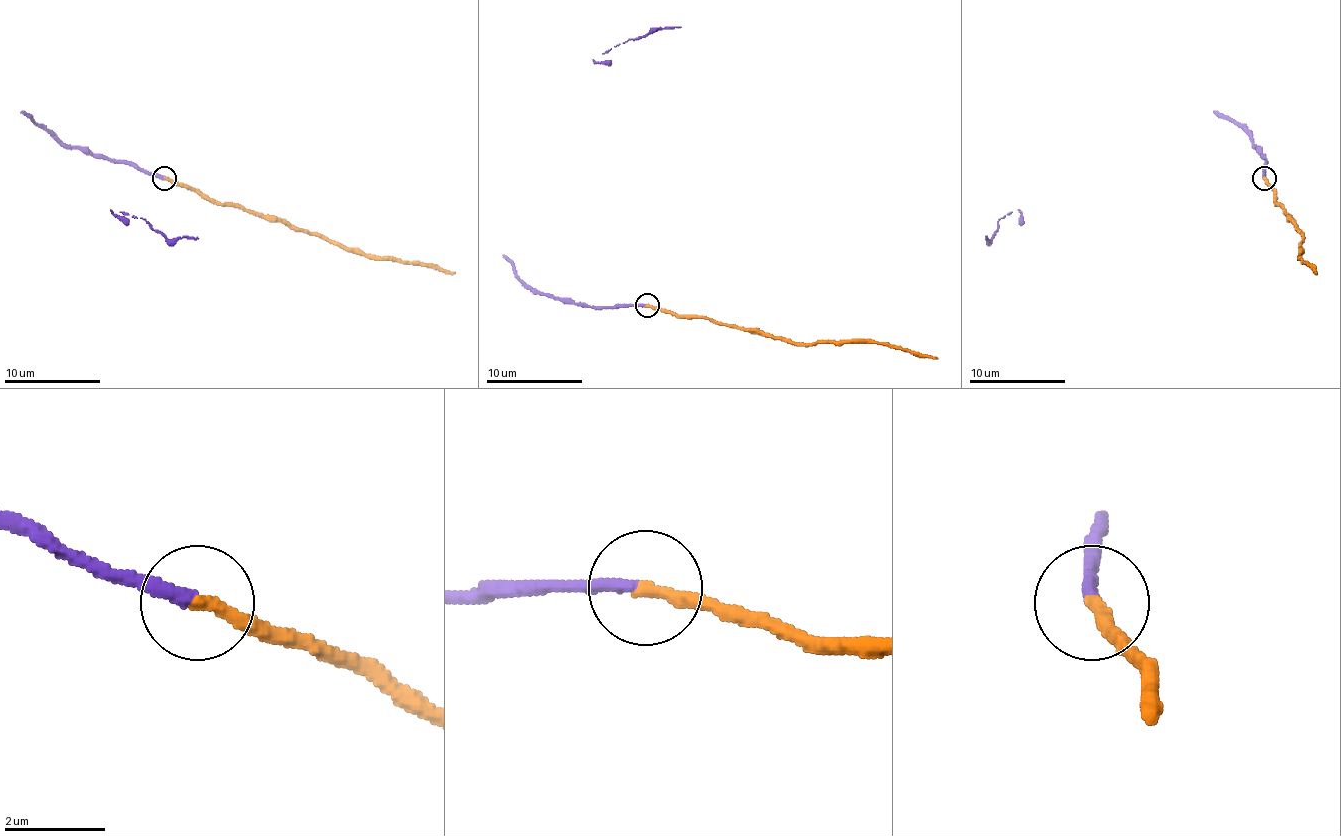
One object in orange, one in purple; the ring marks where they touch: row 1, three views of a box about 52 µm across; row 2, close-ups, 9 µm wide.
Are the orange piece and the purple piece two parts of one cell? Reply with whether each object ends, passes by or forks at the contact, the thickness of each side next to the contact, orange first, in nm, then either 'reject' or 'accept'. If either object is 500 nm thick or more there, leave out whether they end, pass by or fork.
orange ends; purple ends; calibres 280 and 280 nm; accept

